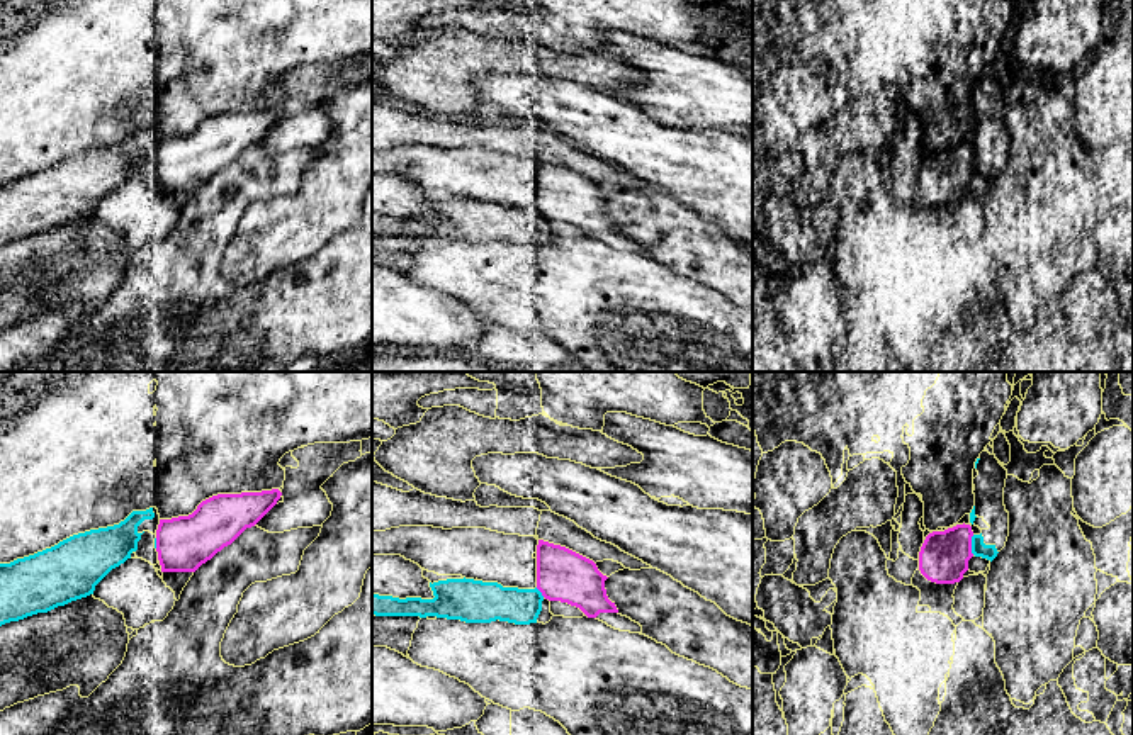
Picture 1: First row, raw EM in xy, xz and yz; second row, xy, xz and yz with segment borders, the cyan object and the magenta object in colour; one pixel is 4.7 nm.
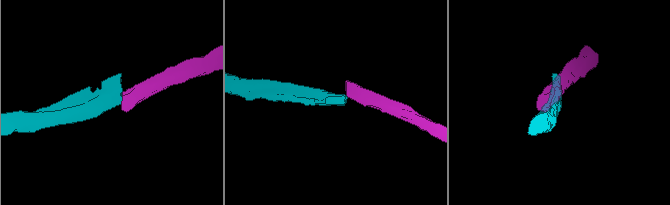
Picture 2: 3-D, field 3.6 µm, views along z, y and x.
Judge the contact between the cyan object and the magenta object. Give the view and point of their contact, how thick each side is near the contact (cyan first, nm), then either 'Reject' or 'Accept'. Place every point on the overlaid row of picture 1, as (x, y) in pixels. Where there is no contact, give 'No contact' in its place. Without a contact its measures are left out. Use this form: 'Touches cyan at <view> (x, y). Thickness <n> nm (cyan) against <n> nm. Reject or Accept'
Touches cyan at yz (972, 545). Thickness 80 nm (cyan) against 240 nm. Reject

